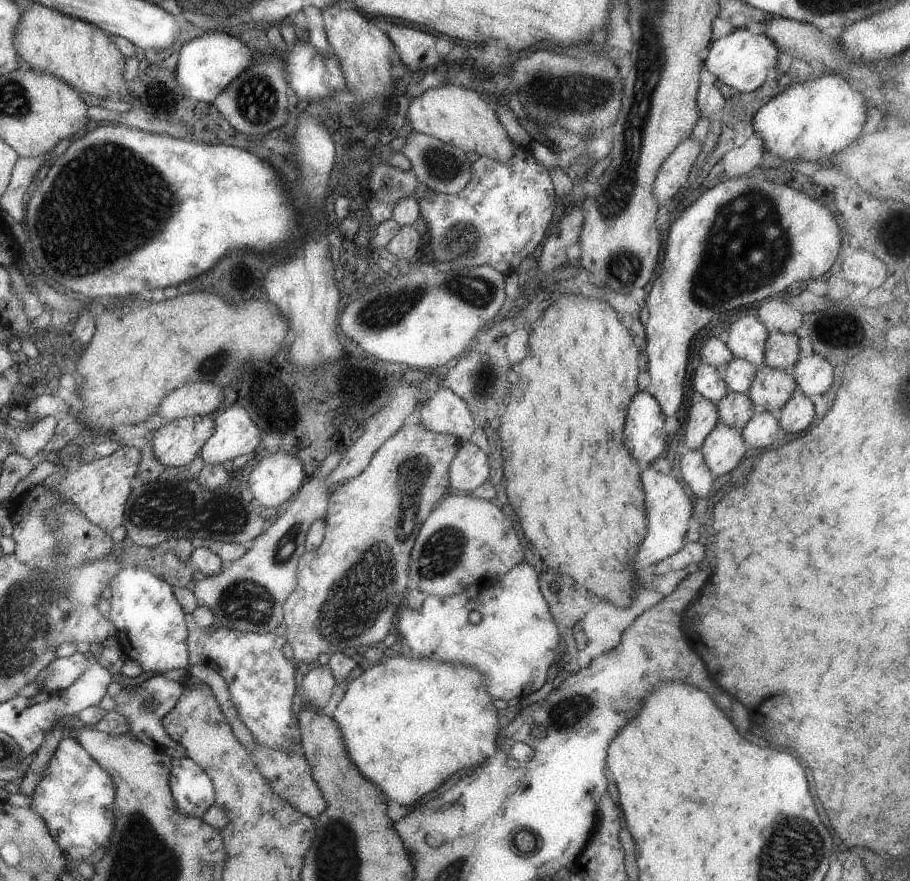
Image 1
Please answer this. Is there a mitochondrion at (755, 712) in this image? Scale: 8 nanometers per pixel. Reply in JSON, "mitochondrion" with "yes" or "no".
{"mitochondrion":"no"}

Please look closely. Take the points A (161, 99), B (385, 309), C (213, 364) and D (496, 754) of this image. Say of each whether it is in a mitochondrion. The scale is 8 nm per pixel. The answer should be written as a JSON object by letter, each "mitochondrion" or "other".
{"A":"other","B":"mitochondrion","C":"mitochondrion","D":"other"}

